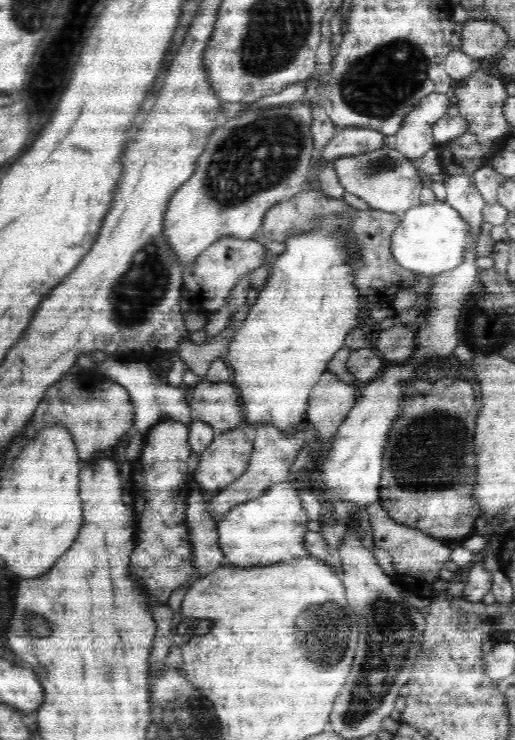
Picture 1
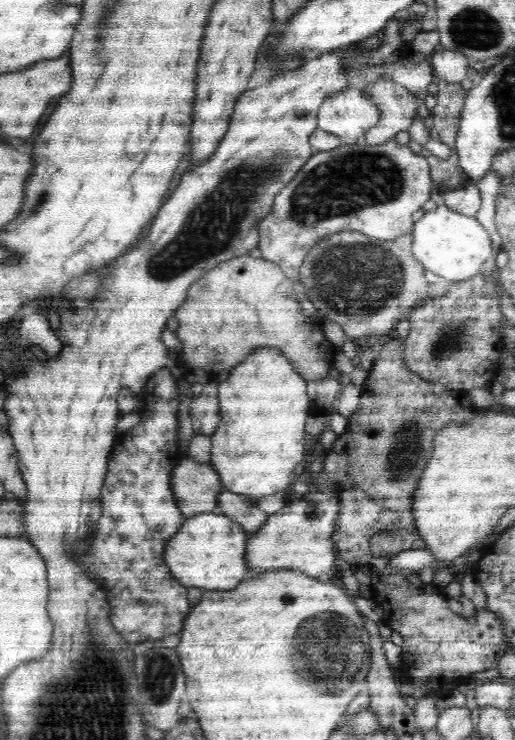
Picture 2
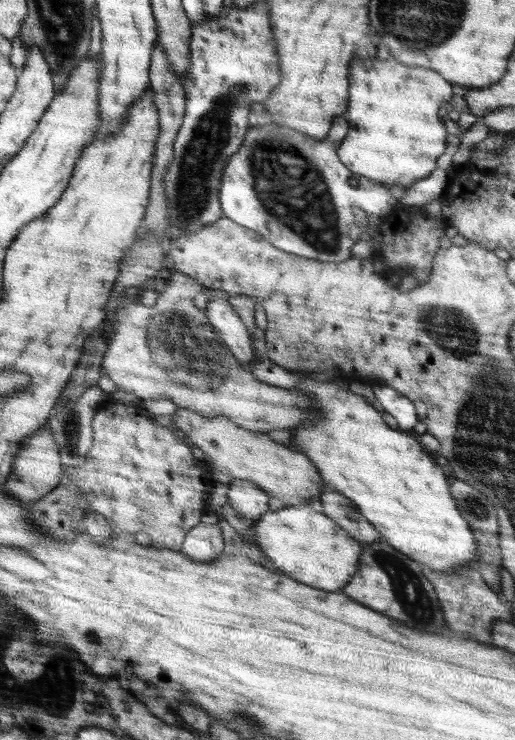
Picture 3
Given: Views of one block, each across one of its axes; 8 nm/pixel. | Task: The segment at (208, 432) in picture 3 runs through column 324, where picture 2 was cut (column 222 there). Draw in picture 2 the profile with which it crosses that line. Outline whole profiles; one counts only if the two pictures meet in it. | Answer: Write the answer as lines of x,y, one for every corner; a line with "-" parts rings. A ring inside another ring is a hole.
187,457
173,468
171,474
176,506
185,520
216,511
218,494
223,486
213,466

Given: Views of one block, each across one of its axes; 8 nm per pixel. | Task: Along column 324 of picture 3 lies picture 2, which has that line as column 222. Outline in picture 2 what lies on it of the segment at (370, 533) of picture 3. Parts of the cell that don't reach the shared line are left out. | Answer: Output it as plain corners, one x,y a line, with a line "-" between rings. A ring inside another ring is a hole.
229,491
218,494
216,512
237,522
248,534
254,534
269,518
256,504
252,505
247,498

